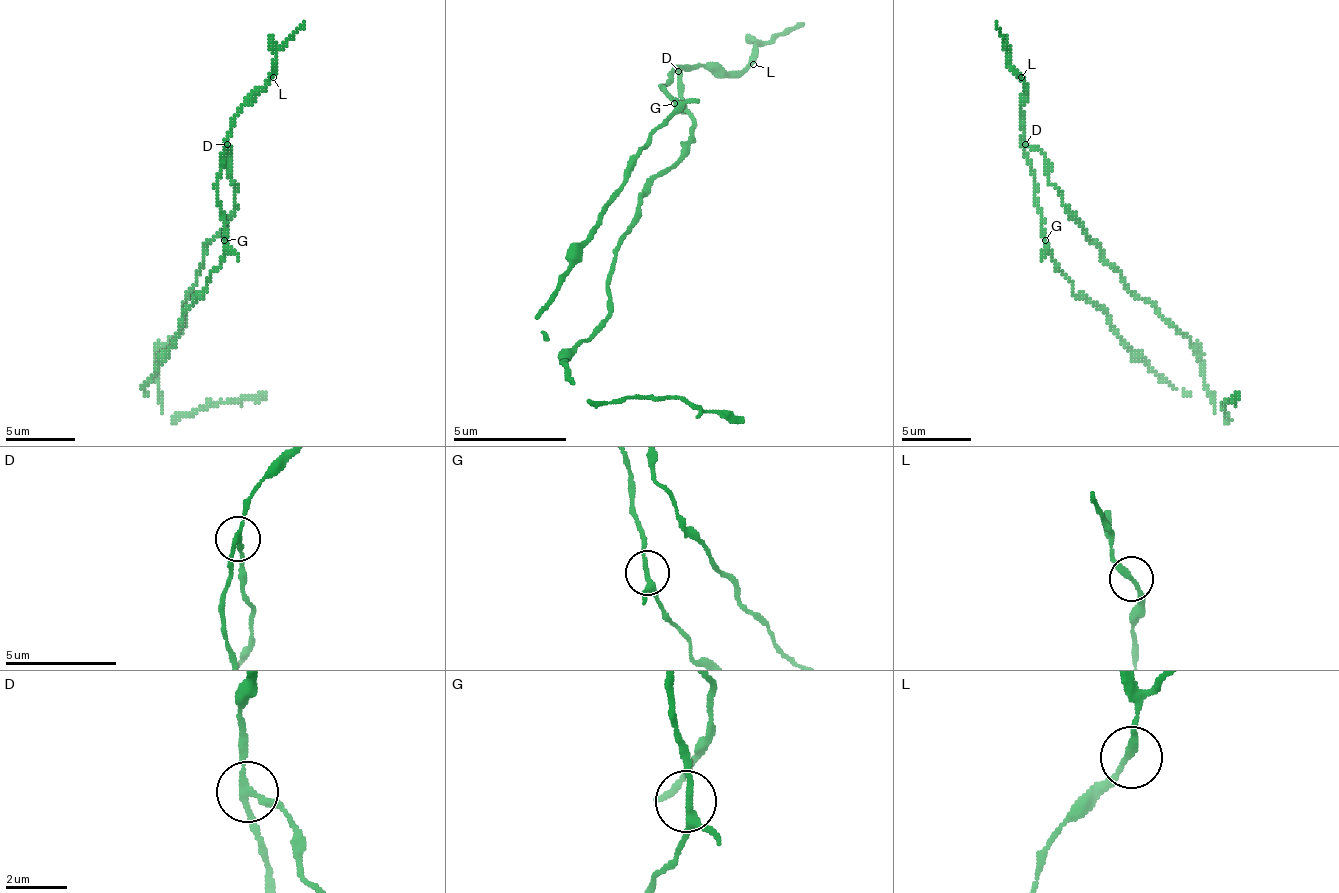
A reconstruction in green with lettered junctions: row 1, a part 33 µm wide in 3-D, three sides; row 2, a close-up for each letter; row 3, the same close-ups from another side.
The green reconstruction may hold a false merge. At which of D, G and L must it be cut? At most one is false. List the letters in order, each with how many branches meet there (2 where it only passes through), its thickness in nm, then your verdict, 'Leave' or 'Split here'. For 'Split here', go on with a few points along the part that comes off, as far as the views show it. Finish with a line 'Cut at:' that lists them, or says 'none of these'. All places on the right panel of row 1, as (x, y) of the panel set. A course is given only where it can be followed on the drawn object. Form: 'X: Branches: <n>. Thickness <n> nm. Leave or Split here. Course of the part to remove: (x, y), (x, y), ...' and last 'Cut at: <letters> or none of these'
D: Branches: 3. Thickness 190 nm. Split here. Course of the part to remove: (1024, 143), (1045, 157), (1069, 216), (1124, 285), (1190, 340), (1214, 413), (1225, 420), (1225, 403), (1239, 392)
G: Branches: 3. Thickness 200 nm. Leave
L: Branches: 2. Thickness 240 nm. Leave
Cut at: D

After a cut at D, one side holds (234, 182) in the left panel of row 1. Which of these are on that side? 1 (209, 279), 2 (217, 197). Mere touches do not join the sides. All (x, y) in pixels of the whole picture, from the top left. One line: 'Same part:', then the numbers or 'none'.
Same part: none

